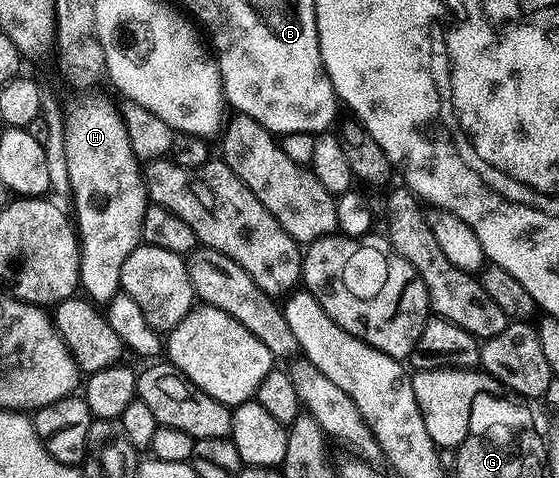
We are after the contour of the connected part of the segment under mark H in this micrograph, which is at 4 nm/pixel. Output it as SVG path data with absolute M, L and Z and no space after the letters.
M100 101L97 105L88 105L85 109L80 109L76 114L69 116L66 121L67 135L65 137L66 164L69 167L69 181L72 184L72 204L74 206L74 225L78 230L78 240L80 243L80 289L93 302L108 303L121 292L120 276L122 275L122 263L126 263L126 259L130 255L130 251L134 251L137 245L141 244L140 228L142 227L142 215L148 210L150 204L148 192L144 190L144 177L142 174L141 162L134 155L134 151L130 147L130 135L126 135L124 121L120 118L120 110L115 104L107 105L106 102Z

